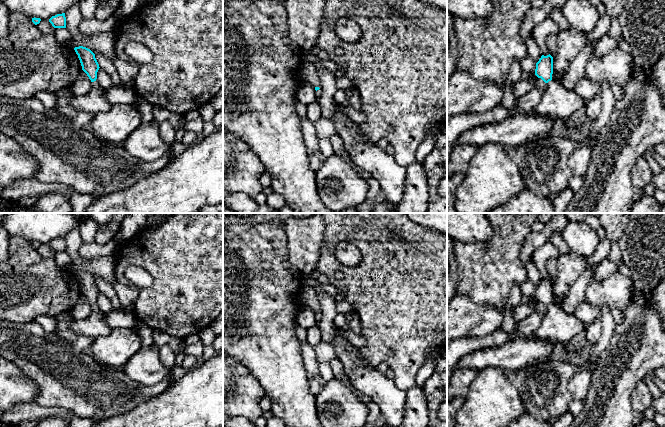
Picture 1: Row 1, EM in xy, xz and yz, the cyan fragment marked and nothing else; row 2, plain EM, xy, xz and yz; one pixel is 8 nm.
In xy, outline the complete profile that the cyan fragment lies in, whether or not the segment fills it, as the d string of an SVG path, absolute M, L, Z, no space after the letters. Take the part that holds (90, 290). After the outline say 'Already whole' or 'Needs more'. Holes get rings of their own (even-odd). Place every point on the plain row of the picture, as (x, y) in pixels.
M79 270L74 272L80 284L82 294L87 298L92 306L90 315L84 319L74 319L69 327L73 332L88 336L93 339L107 336L112 329L105 323L102 313L96 306L99 288L95 278L88 272Z. Needs more

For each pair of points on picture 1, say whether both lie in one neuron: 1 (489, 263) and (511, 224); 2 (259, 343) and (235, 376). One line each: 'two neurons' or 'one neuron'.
1: one neuron
2: two neurons

